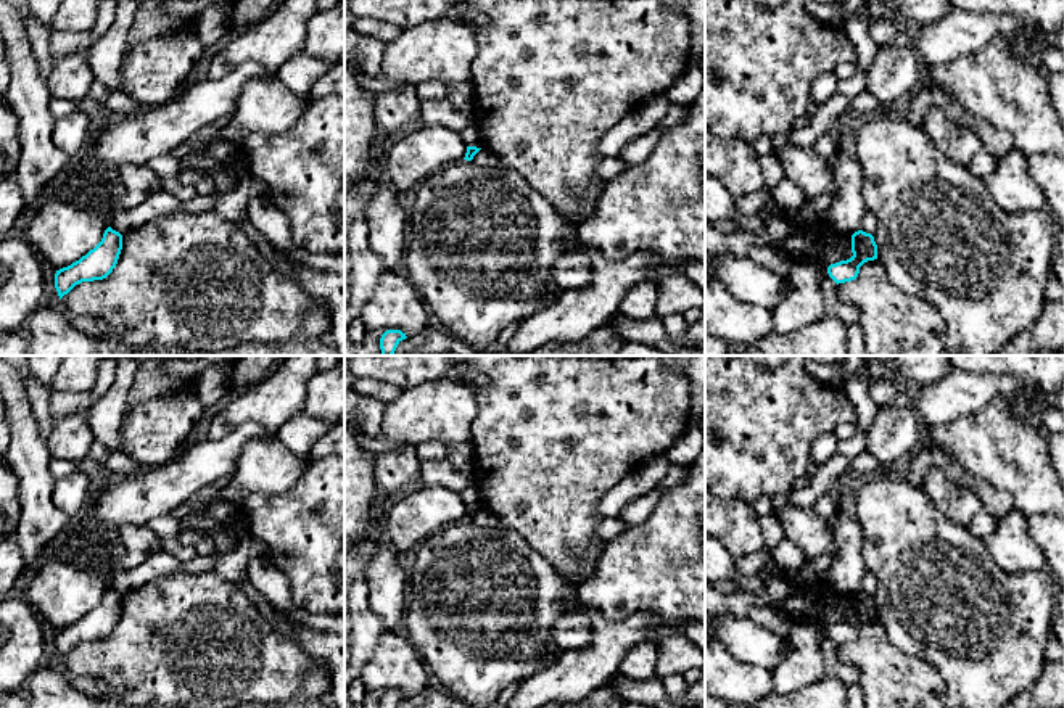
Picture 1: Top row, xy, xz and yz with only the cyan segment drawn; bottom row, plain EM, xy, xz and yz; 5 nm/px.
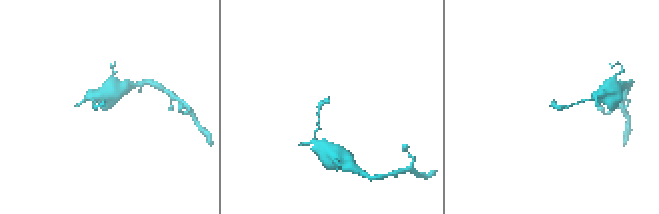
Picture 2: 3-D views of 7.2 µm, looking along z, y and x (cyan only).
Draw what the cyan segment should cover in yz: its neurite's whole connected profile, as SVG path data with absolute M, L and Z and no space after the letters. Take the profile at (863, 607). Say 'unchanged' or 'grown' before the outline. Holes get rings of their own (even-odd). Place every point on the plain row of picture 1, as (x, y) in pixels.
unchanged; M863 591L855 592L852 595L852 613L853 616L850 620L831 624L827 628L829 637L837 645L855 640L864 623L877 620L877 605L874 597Z

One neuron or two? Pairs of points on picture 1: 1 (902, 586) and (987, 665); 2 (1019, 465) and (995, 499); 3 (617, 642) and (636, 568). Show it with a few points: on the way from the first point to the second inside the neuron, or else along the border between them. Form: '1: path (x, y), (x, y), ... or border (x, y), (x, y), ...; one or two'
1: path (923, 600), (966, 644); one
2: border (968, 472), (1005, 489), (1011, 496), (1014, 507); two
3: border (588, 605), (612, 620), (638, 612), (662, 618); two

